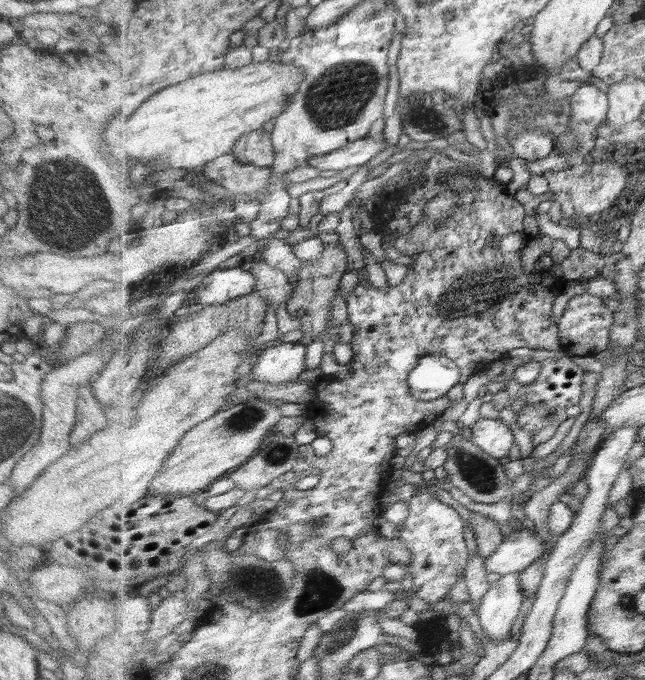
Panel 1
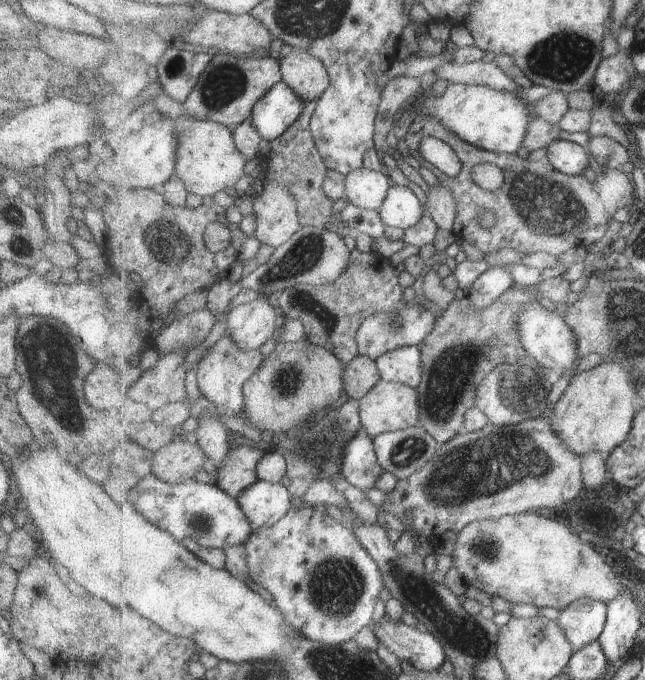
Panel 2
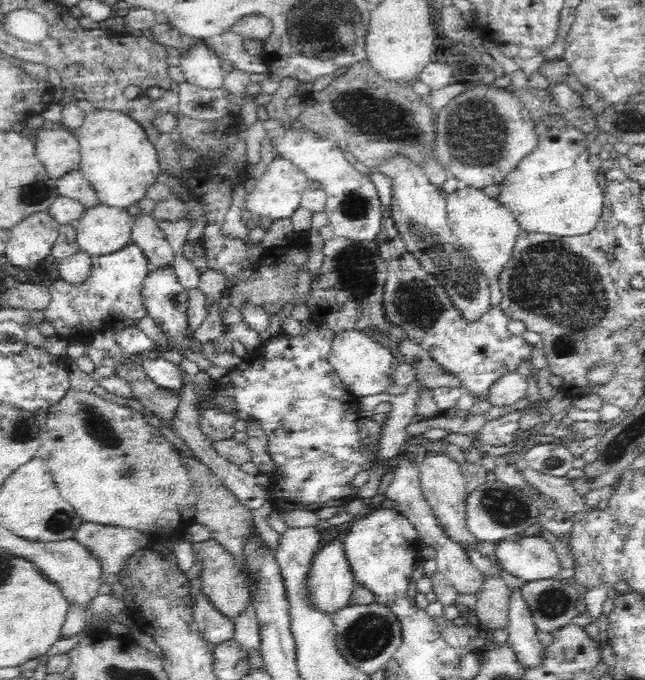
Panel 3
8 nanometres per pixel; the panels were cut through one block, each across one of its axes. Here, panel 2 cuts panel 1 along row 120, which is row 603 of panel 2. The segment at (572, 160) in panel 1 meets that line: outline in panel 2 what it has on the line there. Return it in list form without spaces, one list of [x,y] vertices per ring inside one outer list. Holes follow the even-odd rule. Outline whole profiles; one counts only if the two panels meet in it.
[[[580,599],[561,611],[559,623],[566,630],[574,650],[598,641],[609,619],[609,602]]]

